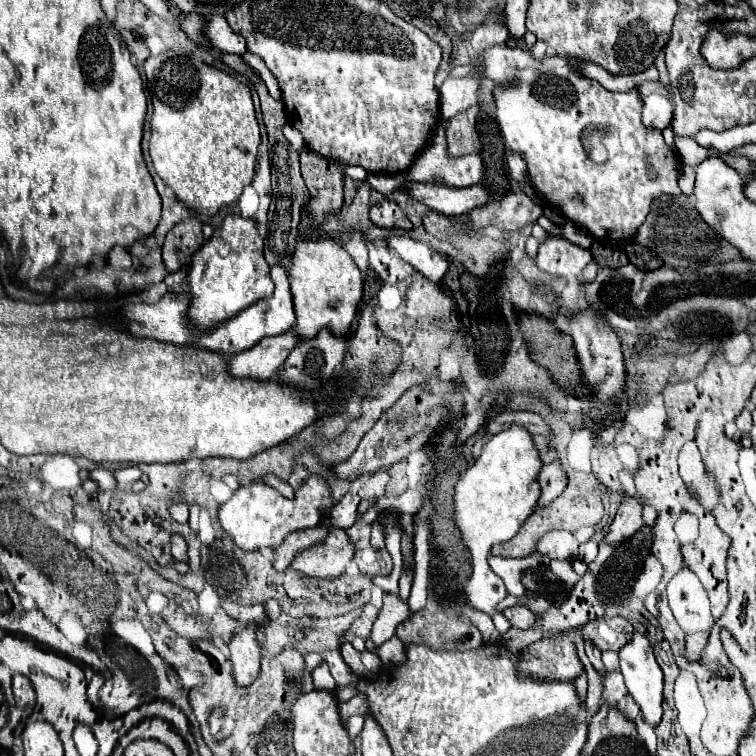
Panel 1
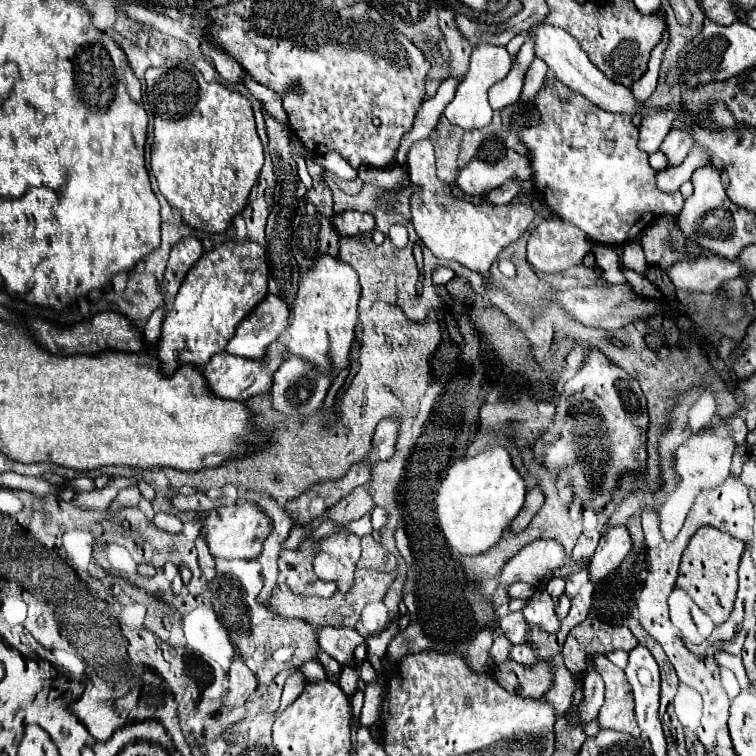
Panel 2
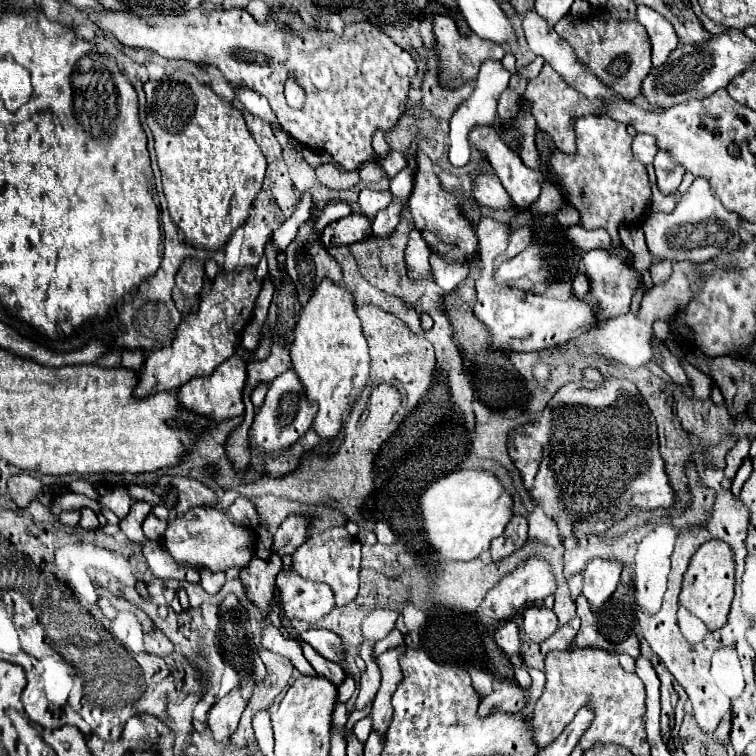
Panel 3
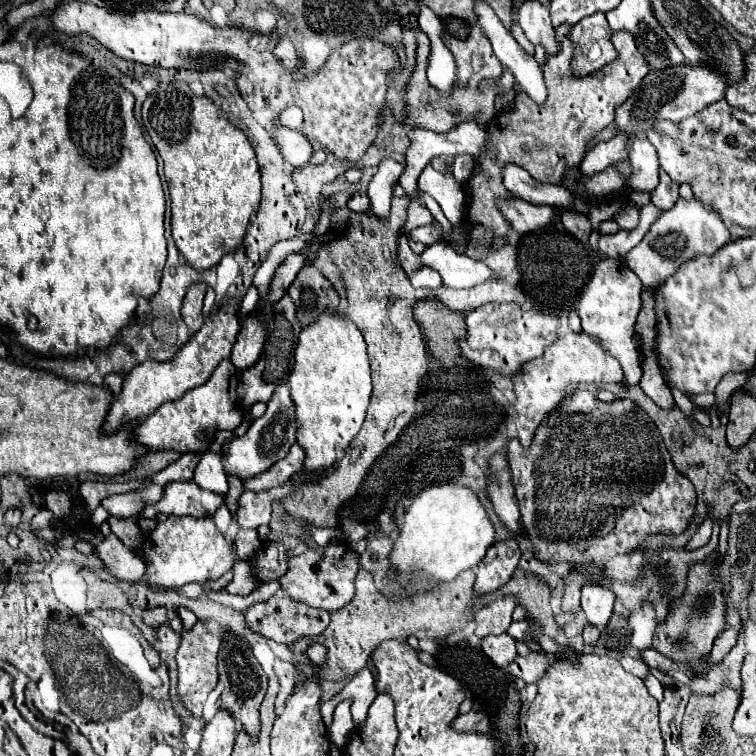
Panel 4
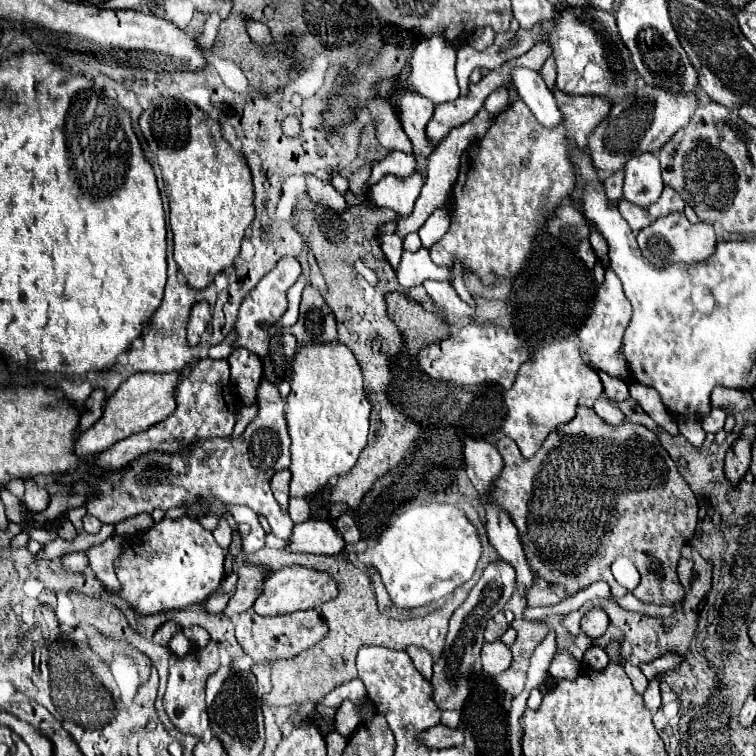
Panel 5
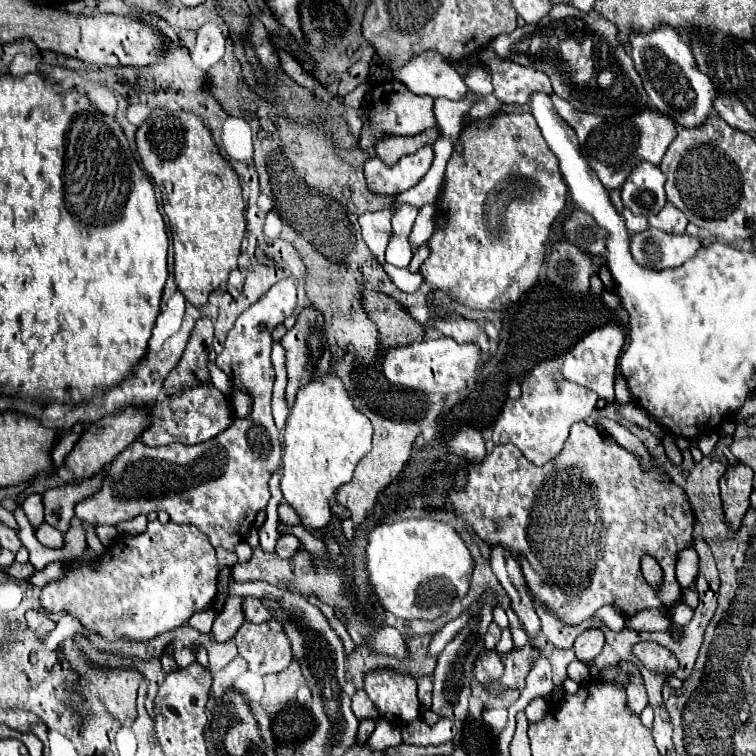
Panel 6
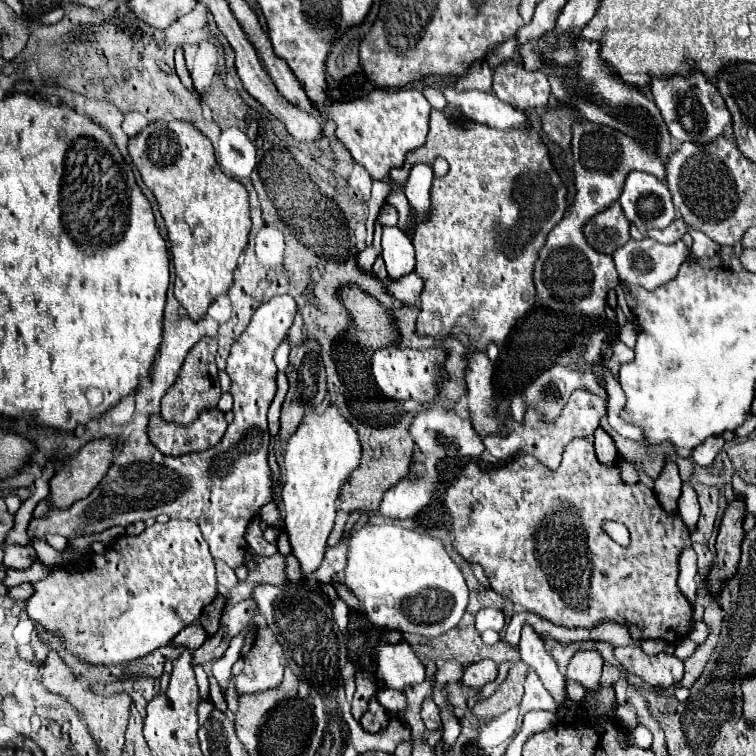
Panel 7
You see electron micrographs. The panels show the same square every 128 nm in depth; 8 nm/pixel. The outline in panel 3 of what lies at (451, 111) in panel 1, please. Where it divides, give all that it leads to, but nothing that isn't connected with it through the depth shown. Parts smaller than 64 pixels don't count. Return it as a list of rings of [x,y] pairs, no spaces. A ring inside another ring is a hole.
[[[484,60],[482,62],[480,72],[476,76],[474,92],[470,94],[468,100],[464,100],[456,108],[456,112],[450,118],[450,152],[448,152],[448,158],[454,166],[466,166],[468,164],[468,160],[470,160],[468,134],[482,124],[492,124],[494,122],[494,118],[496,118],[496,98],[508,86],[508,80],[510,80],[510,72],[506,72],[500,62],[496,62],[496,60]]]

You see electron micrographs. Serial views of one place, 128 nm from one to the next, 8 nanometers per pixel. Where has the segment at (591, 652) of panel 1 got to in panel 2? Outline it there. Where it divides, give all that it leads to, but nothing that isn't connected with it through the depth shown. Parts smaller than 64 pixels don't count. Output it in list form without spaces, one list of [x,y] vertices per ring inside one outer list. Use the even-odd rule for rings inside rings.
[[[590,664],[586,674],[588,676],[584,678],[584,708],[580,708],[580,712],[576,712],[576,720],[580,720],[582,724],[596,718],[598,710],[604,702],[604,680],[598,674],[596,664]]]

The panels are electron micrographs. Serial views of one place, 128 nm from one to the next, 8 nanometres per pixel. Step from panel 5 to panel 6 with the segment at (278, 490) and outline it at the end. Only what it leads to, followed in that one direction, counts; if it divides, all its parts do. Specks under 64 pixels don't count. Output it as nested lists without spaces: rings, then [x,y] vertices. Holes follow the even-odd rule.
[[[284,524],[278,525],[278,531],[280,534],[293,534],[295,535],[300,542],[302,542],[302,546],[304,549],[320,556],[321,558],[325,557],[325,543],[322,539],[317,539],[317,537],[313,536],[309,531],[307,531],[302,525],[298,524],[295,526],[288,526]]]

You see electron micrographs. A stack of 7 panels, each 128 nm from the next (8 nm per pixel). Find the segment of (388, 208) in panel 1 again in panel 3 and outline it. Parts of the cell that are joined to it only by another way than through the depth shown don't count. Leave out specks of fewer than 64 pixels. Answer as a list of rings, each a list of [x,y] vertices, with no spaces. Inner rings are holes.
[[[352,212],[346,218],[334,220],[326,226],[326,230],[322,232],[324,236],[324,246],[330,248],[334,244],[344,244],[350,246],[358,240],[364,240],[366,236],[372,236],[372,228],[370,228],[370,220],[364,214]]]

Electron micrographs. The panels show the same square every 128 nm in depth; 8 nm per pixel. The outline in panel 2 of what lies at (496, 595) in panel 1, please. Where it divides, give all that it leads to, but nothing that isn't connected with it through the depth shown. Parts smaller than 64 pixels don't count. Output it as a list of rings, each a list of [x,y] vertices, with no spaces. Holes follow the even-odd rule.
[[[502,444],[488,446],[474,458],[458,460],[448,468],[446,478],[434,496],[434,510],[448,546],[458,556],[476,556],[498,544],[502,532],[524,506],[526,484]],[[517,582],[509,587],[509,595],[511,598],[528,599],[533,594],[533,587],[524,582]],[[498,630],[498,632],[494,634],[494,642],[492,642],[492,648],[490,648],[490,656],[492,656],[492,660],[494,660],[496,664],[502,664],[504,660],[510,660],[508,650],[510,650],[508,640],[506,640],[504,634]]]

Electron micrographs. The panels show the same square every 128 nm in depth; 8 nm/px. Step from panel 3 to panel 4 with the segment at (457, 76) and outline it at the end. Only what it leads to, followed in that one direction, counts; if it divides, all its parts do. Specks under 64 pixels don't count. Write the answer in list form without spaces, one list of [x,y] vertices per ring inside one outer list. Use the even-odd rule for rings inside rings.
[[[477,24],[473,25],[466,40],[456,40],[448,32],[442,32],[442,40],[456,58],[458,80],[456,80],[454,88],[444,96],[438,96],[434,86],[430,88],[430,82],[426,78],[426,68],[428,68],[428,58],[430,58],[430,40],[428,40],[428,34],[418,32],[418,50],[416,50],[418,64],[416,64],[416,70],[408,82],[408,94],[406,94],[408,118],[406,118],[406,122],[408,124],[422,124],[424,128],[436,130],[436,132],[450,132],[452,128],[456,128],[456,124],[460,124],[464,120],[476,120],[478,124],[488,124],[492,120],[492,116],[496,114],[494,98],[492,98],[494,94],[482,94],[478,90],[478,84],[484,78],[494,78],[494,76],[502,74],[500,60],[496,56],[488,58],[488,42],[486,42],[486,36],[482,36]]]

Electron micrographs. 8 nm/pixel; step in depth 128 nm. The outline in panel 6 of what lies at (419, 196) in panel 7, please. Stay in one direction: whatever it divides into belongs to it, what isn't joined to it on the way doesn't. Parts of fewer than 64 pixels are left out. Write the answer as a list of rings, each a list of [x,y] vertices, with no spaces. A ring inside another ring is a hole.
[[[432,144],[422,146],[412,156],[402,156],[394,166],[384,164],[378,156],[364,164],[364,174],[372,191],[382,195],[400,194],[418,184],[434,160]]]

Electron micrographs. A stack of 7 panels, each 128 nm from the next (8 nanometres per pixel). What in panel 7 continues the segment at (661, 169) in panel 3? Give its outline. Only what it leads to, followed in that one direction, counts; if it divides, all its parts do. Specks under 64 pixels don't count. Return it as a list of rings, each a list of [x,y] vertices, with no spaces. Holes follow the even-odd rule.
[[[676,218],[670,226],[666,226],[662,230],[658,230],[658,228],[648,230],[648,236],[662,242],[662,244],[672,244],[672,242],[680,240],[684,234],[686,234],[686,224],[684,224],[682,218]]]

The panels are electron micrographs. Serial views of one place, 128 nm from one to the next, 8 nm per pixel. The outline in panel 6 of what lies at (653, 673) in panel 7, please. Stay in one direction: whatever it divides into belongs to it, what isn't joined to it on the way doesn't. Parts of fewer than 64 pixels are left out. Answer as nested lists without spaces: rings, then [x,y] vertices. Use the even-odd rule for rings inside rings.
[[[654,642],[638,644],[634,648],[634,656],[640,658],[648,670],[658,672],[662,676],[670,676],[678,668],[676,656],[672,656],[672,652],[668,652],[664,646],[654,644]]]

